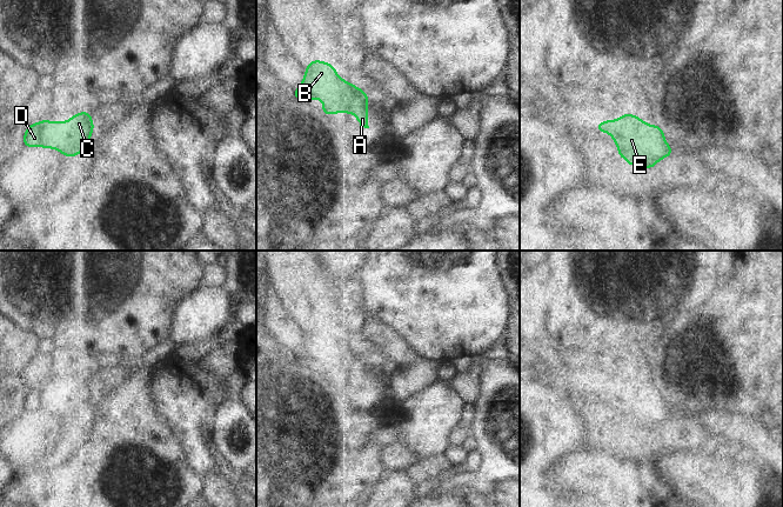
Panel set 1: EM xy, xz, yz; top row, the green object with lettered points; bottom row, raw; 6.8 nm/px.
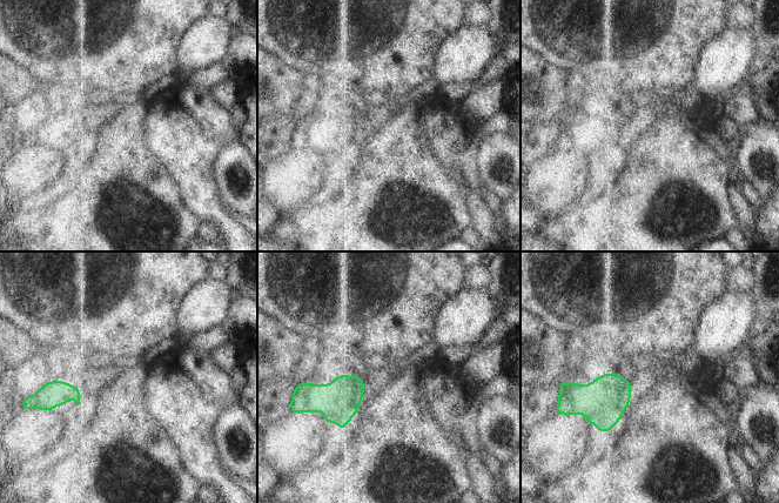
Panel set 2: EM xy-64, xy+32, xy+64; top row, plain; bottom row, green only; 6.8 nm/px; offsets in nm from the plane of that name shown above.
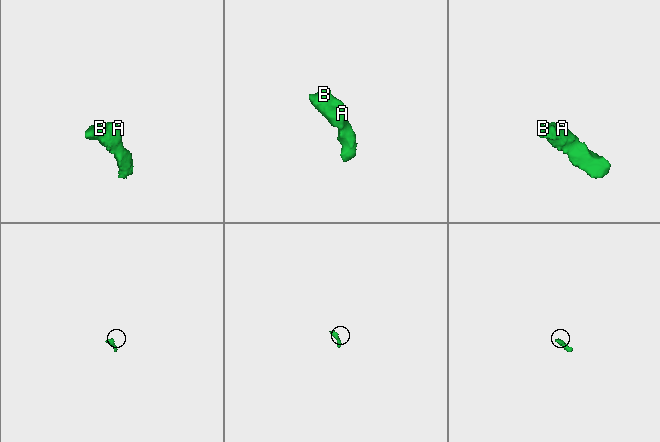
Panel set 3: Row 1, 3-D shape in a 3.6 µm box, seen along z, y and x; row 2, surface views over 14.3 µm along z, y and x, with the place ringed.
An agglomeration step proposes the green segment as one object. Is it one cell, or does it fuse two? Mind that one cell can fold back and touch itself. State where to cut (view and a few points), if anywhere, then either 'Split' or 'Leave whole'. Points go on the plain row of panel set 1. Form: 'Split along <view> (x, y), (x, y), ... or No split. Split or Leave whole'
No split. Leave whole.

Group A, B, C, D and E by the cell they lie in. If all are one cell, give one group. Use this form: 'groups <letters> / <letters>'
groups A B C D E

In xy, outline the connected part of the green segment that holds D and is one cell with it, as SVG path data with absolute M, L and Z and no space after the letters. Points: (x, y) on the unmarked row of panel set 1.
M79 375L68 385L40 383L27 389L24 409L59 413L65 421L79 420L88 411L93 394L94 387L89 375Z

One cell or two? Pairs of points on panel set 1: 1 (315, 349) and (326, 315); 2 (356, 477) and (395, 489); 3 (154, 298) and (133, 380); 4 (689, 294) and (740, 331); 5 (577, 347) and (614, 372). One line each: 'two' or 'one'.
1: one
2: two
3: two
4: two
5: two

